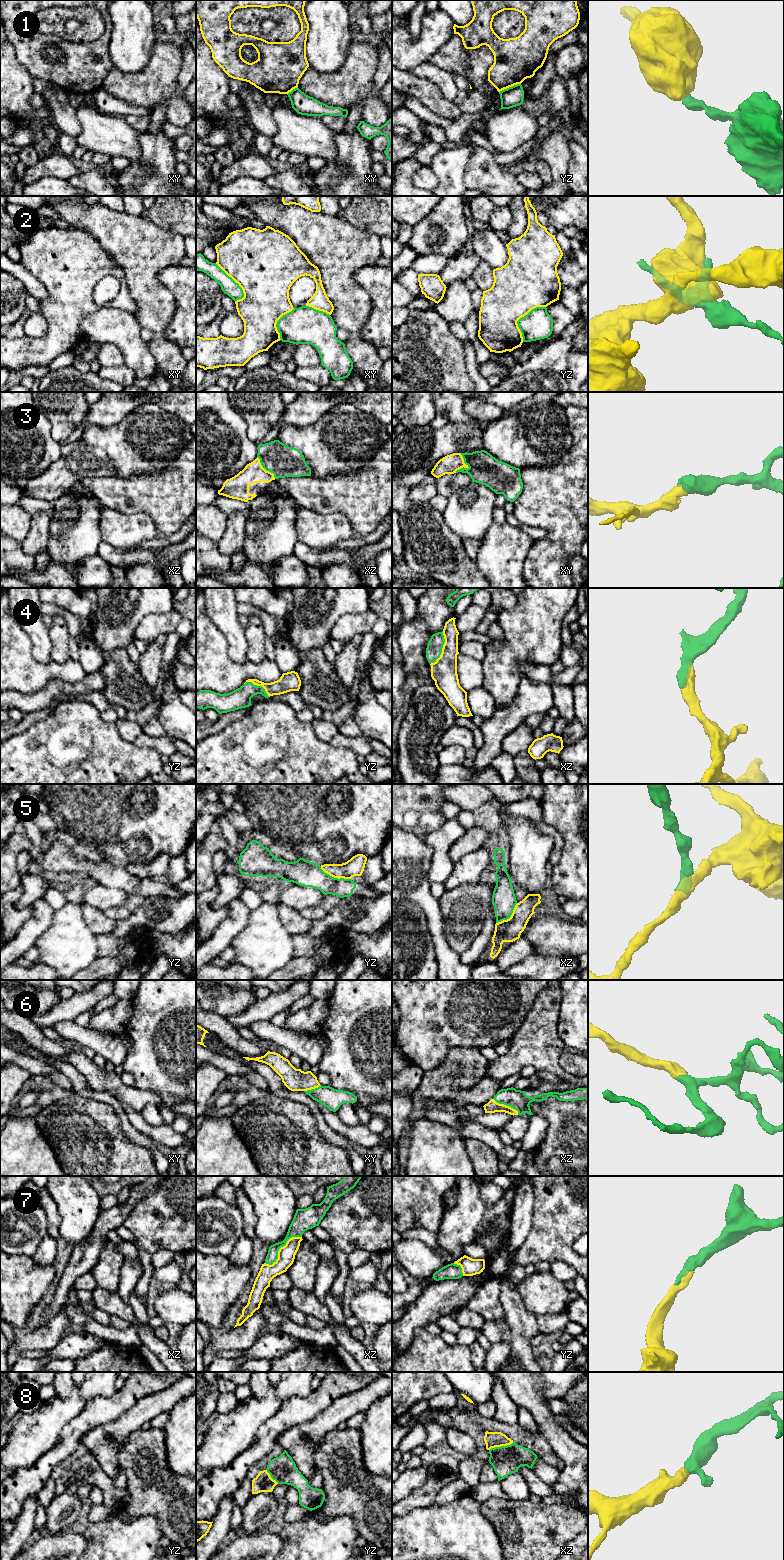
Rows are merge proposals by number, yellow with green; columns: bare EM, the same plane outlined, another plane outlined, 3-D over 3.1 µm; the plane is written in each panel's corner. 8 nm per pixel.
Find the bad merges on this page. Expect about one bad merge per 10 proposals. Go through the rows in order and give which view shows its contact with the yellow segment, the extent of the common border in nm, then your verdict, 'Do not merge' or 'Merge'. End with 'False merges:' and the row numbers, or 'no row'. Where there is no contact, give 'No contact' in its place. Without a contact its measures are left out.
1: Touches yellow in yz. Shared border 190 nm. Do not merge
2: Touches yellow in yz. Shared border 340 nm. Do not merge
3: Touches yellow in xy. Shared border 170 nm. Merge
4: Touches yellow in xz. Shared border 300 nm. Merge
5: Touches yellow in yz. Shared border 260 nm. Do not merge
6: Touches yellow in xz. Shared border 240 nm. Merge
7: Touches yellow in xz. Shared border 360 nm. Merge
8: Touches yellow in xz. Shared border 220 nm. Merge
False merges: 1, 2, 5

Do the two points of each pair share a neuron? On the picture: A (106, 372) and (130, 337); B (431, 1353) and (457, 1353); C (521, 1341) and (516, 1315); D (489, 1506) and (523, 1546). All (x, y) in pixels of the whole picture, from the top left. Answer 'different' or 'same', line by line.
A: different
B: same
C: same
D: same

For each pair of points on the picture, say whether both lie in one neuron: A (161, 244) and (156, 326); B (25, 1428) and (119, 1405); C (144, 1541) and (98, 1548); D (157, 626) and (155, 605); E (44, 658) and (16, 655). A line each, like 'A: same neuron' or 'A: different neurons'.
A: same neuron
B: different neurons
C: same neuron
D: different neurons
E: different neurons

